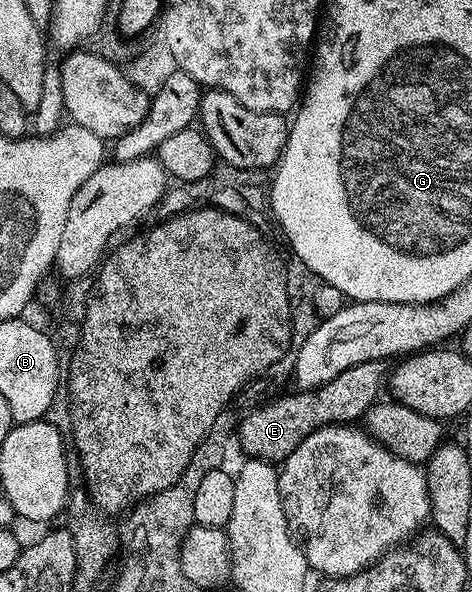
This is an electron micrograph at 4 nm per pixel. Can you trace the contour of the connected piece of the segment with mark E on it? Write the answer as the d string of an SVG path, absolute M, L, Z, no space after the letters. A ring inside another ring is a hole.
M387 361L360 362L360 366L352 366L348 370L344 370L344 374L336 374L336 378L332 378L332 382L326 382L322 387L296 390L294 394L288 394L252 411L243 422L241 419L236 436L239 436L240 446L246 452L244 454L247 457L281 462L308 434L314 433L318 428L328 424L350 424L361 421L365 417L366 411L378 403L387 384Z

